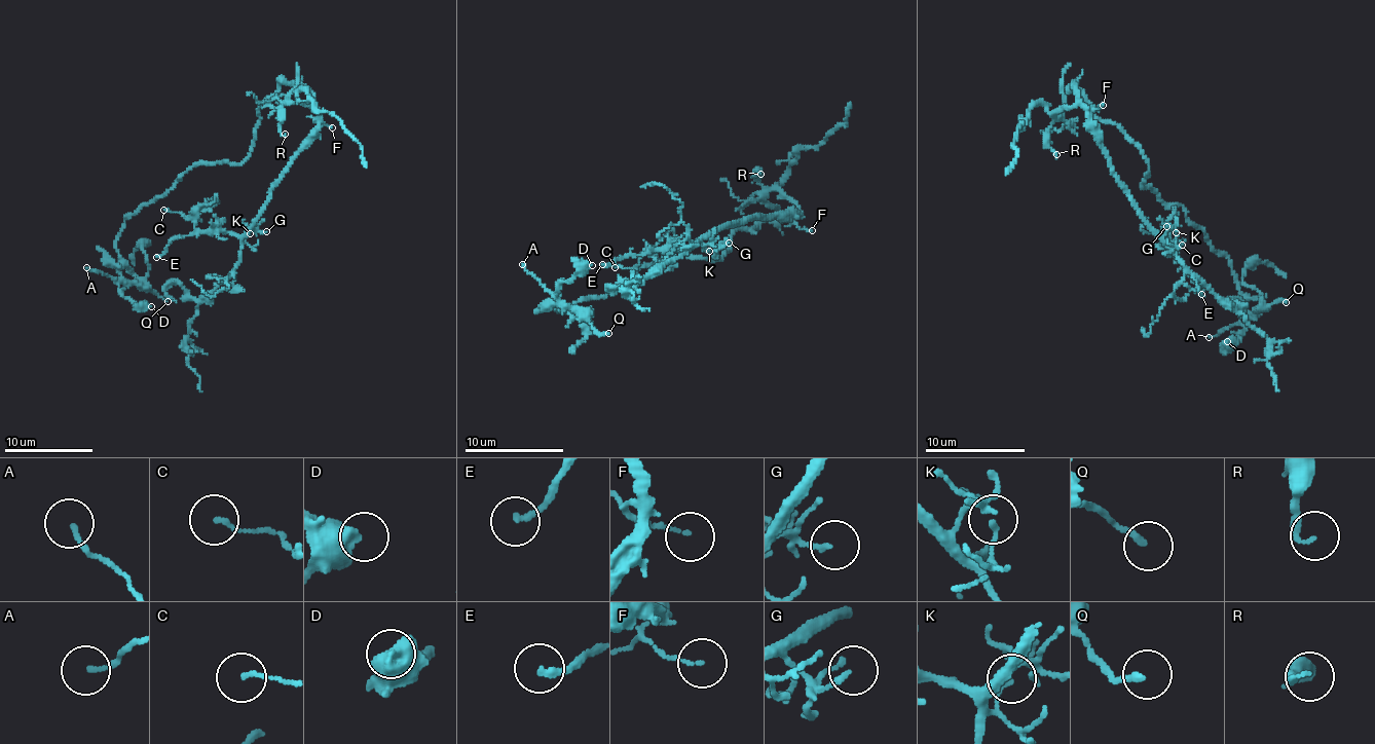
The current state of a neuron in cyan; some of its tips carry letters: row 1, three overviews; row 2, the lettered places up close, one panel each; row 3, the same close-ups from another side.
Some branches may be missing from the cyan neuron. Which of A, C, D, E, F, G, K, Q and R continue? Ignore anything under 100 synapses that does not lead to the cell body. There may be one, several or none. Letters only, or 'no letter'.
no letter

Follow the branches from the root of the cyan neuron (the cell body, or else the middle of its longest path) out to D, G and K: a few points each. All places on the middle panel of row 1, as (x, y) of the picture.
D: (752, 227), (734, 231), (731, 249), (712, 262), (669, 252), (632, 283), (557, 309), (561, 283), (592, 265)
G: (752, 227), (763, 221), (791, 218), (796, 213), (756, 214), (709, 236), (717, 245), (729, 243)
K: (752, 227), (763, 221), (791, 218), (796, 213), (788, 210), (738, 221), (701, 239), (709, 251)

